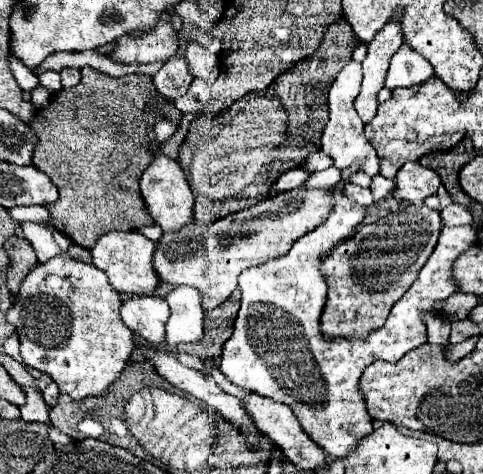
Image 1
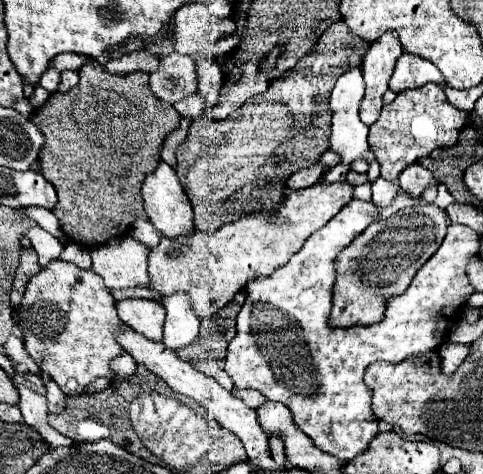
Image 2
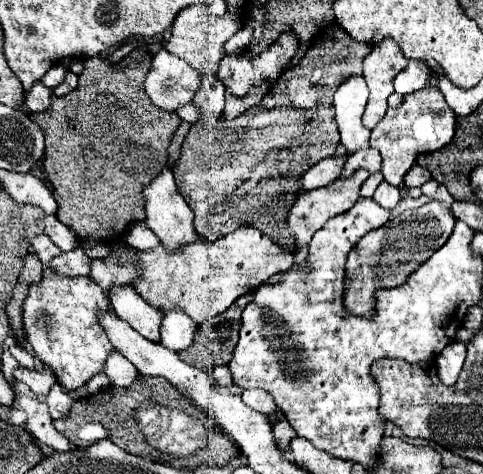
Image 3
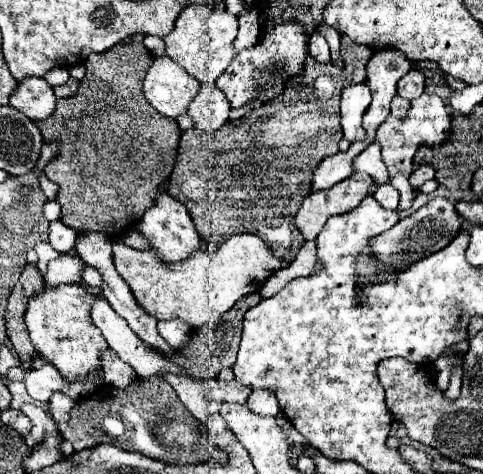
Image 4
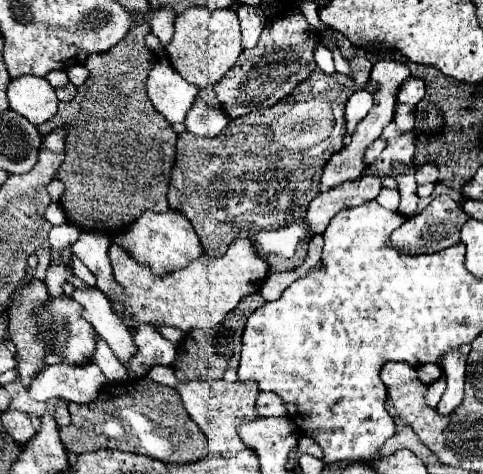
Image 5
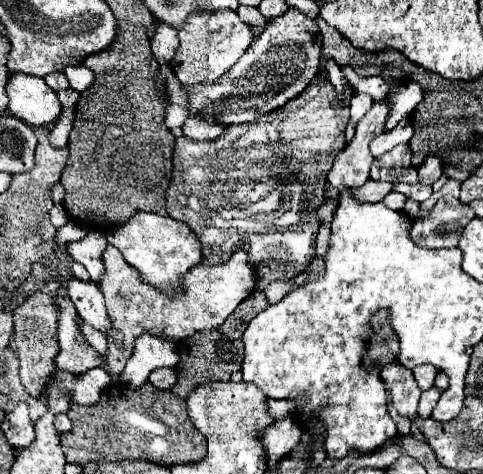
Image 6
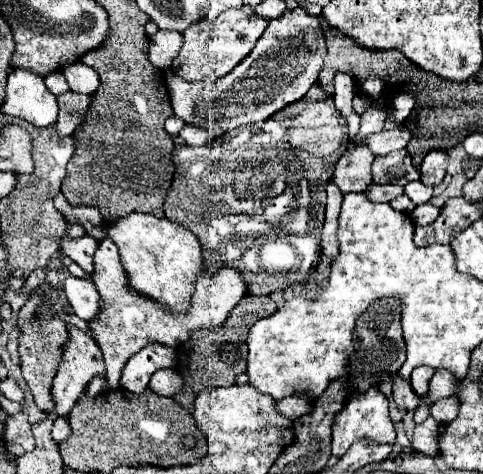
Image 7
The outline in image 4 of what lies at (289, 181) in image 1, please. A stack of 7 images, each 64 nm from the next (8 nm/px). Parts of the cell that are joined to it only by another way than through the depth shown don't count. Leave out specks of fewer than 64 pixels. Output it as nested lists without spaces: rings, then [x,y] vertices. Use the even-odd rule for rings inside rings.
[[[350,144],[346,152],[336,152],[334,156],[324,158],[312,176],[312,190],[324,190],[332,184],[352,176],[352,158],[358,156],[368,144]]]

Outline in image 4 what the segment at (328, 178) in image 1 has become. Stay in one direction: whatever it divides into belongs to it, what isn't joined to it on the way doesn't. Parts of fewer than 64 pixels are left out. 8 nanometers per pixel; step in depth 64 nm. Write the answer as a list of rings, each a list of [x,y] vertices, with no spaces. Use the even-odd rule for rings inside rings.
[[[370,144],[366,150],[362,150],[358,154],[352,162],[352,170],[354,172],[358,172],[358,170],[368,172],[379,185],[389,183],[388,171],[384,162],[382,162],[378,144]]]

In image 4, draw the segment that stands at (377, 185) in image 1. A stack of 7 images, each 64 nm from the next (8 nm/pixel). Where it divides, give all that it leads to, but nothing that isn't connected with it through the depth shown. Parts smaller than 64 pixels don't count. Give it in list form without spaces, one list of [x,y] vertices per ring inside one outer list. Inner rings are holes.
[[[390,184],[378,186],[378,190],[374,192],[374,198],[378,200],[378,204],[382,208],[388,208],[388,210],[396,210],[398,208],[398,192]]]

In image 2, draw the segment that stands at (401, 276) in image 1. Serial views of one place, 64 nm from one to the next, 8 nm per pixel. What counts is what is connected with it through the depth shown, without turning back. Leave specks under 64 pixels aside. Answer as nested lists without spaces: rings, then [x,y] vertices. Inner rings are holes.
[[[420,204],[420,212],[398,212],[380,224],[370,224],[334,260],[336,282],[328,324],[332,328],[354,328],[382,322],[390,298],[404,294],[412,276],[436,252],[446,226],[446,212],[436,204]]]

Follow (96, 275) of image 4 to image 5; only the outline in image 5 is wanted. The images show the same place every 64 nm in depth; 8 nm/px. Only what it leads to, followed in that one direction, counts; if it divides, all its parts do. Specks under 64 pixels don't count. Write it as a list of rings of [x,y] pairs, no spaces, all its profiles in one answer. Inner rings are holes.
[[[72,258],[72,270],[74,270],[74,274],[76,274],[78,278],[82,278],[86,284],[96,286],[96,276],[94,276],[78,258]]]

